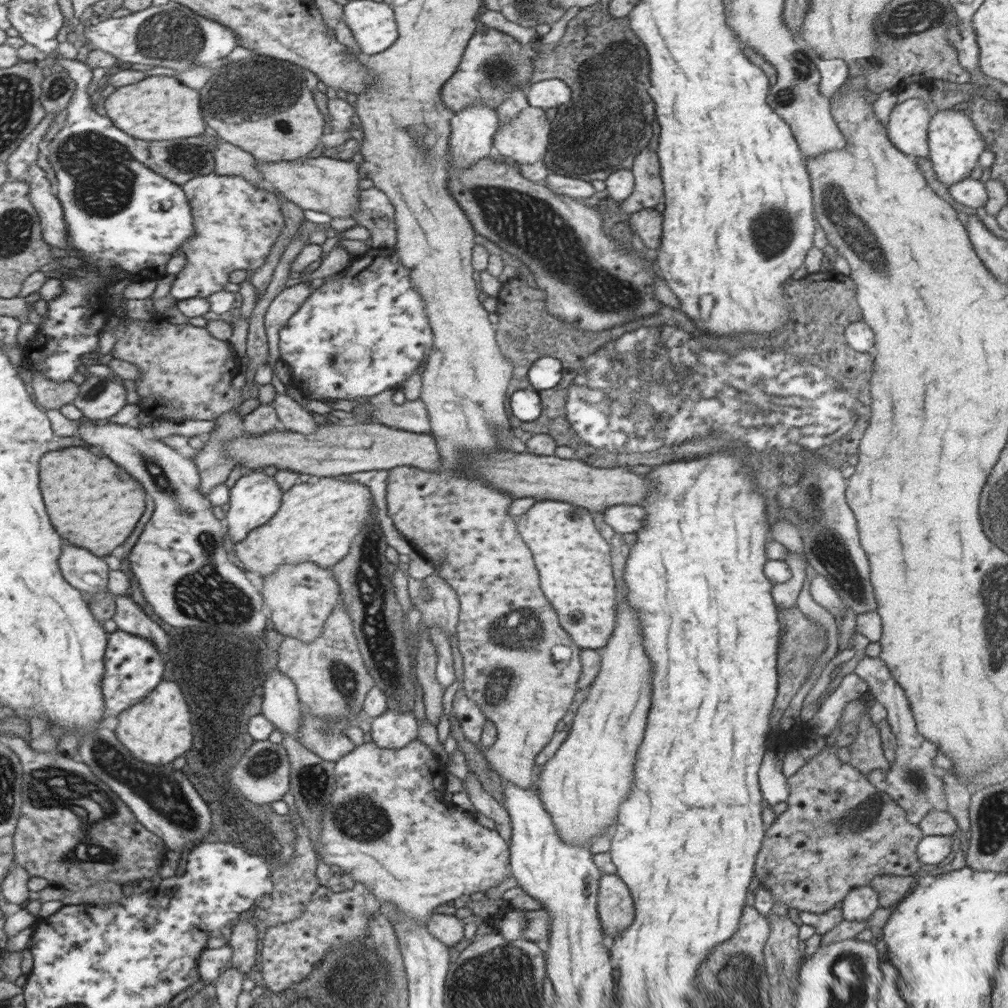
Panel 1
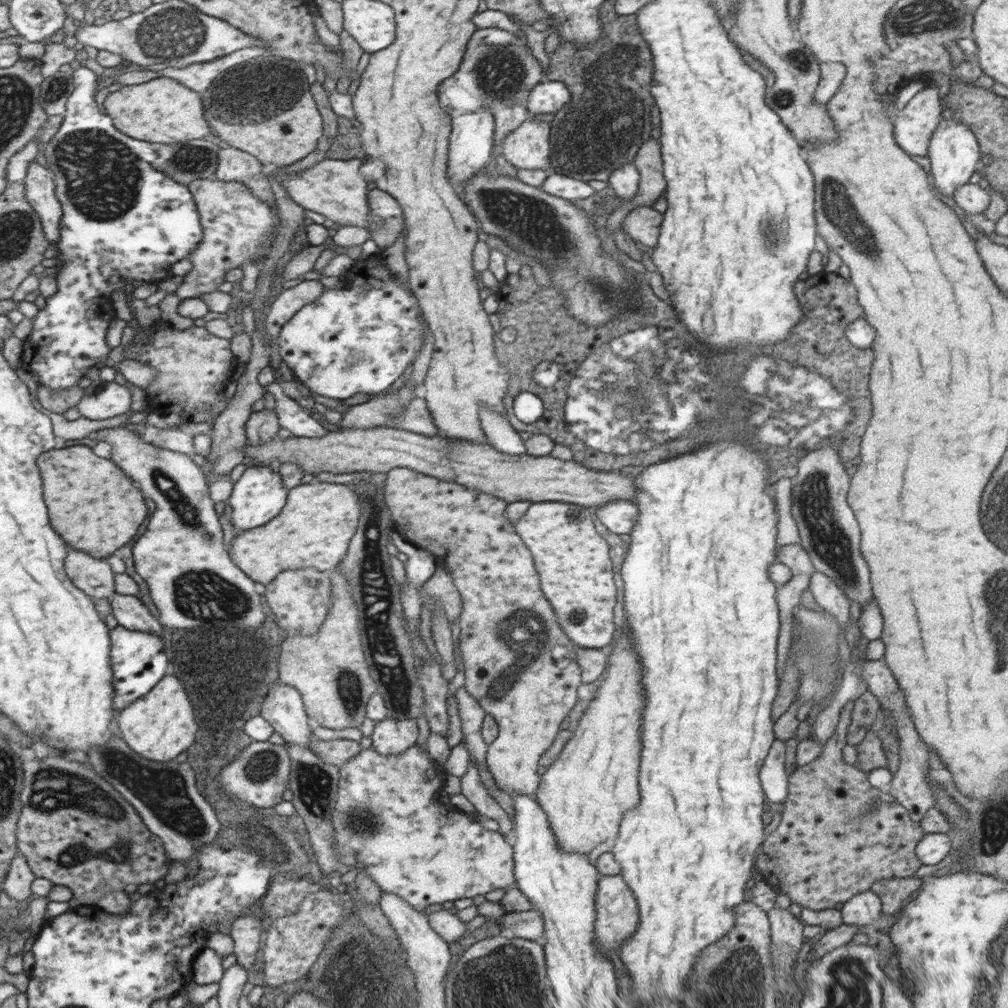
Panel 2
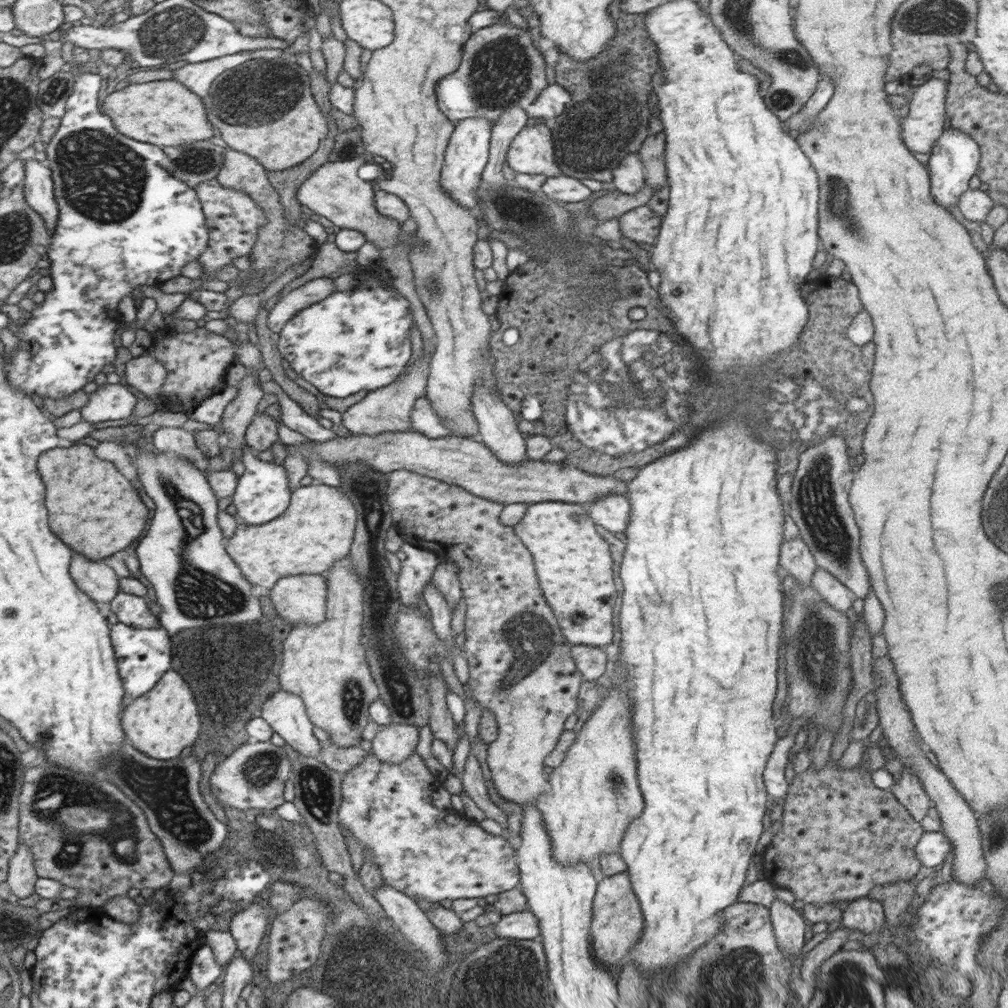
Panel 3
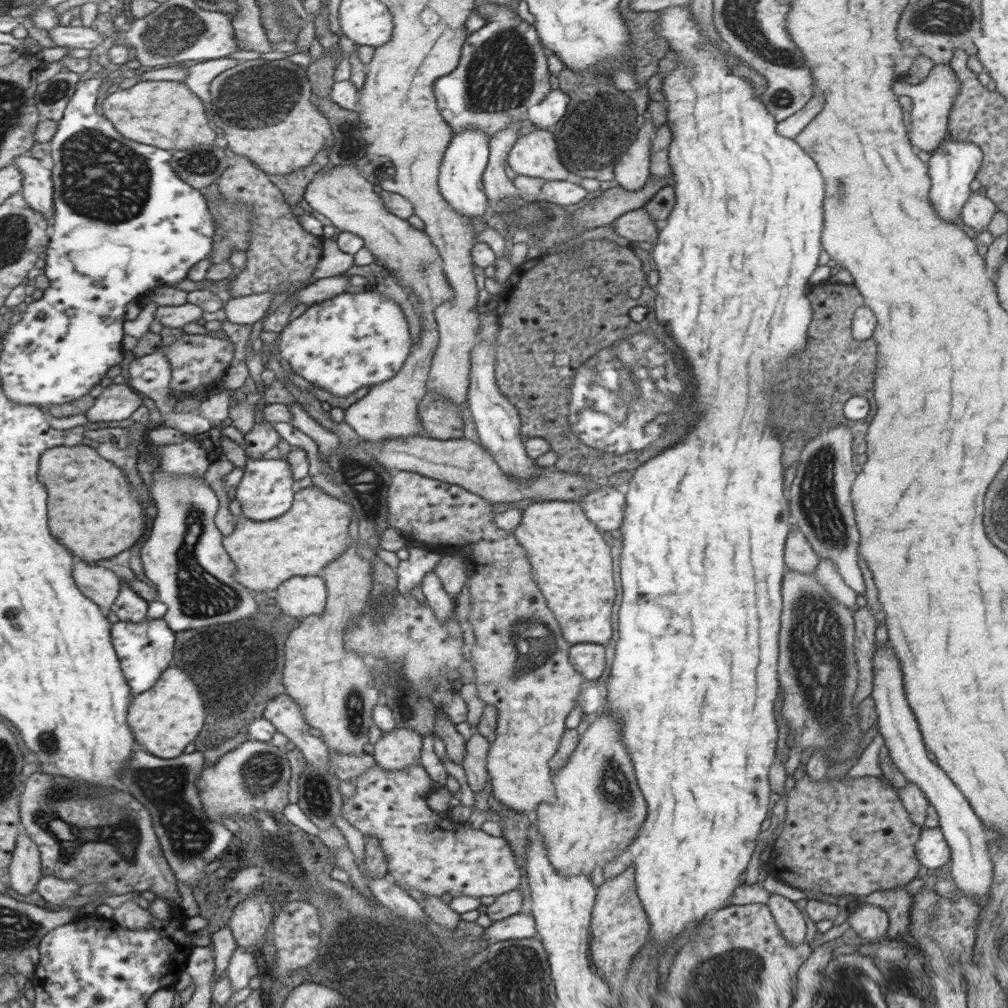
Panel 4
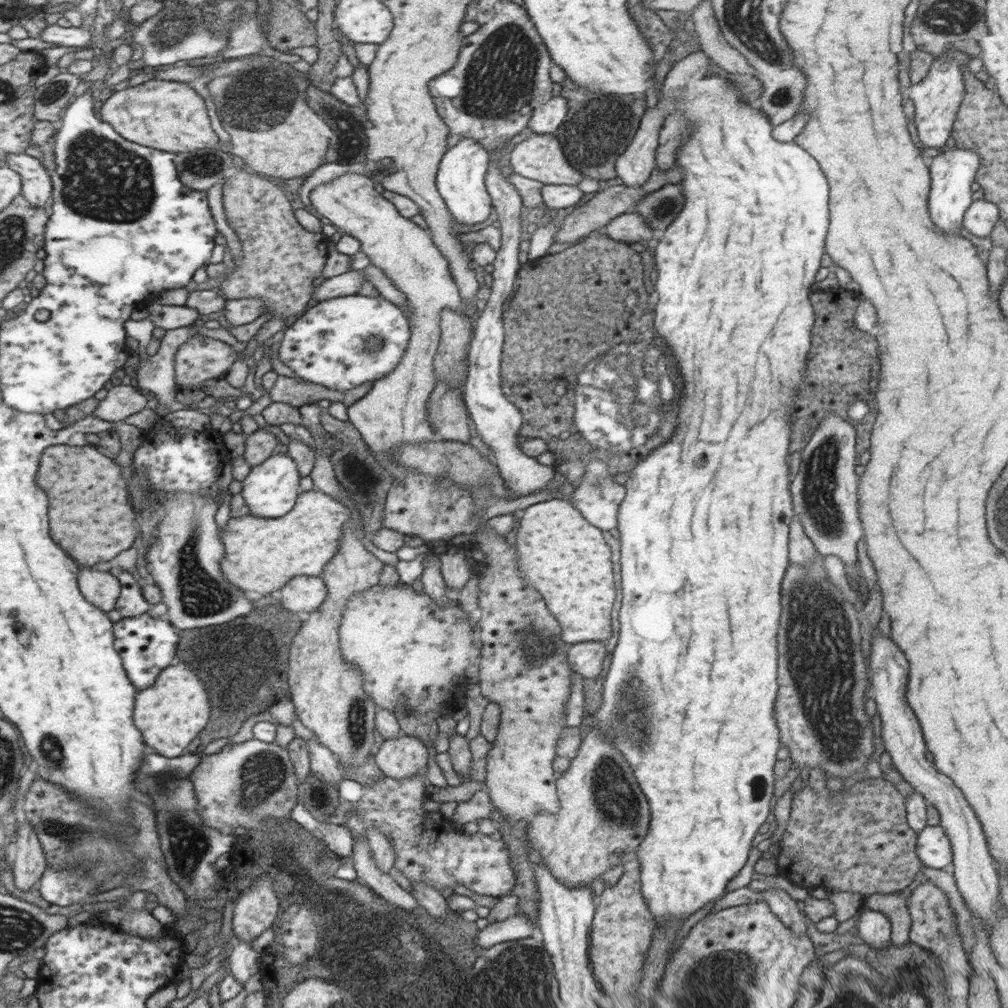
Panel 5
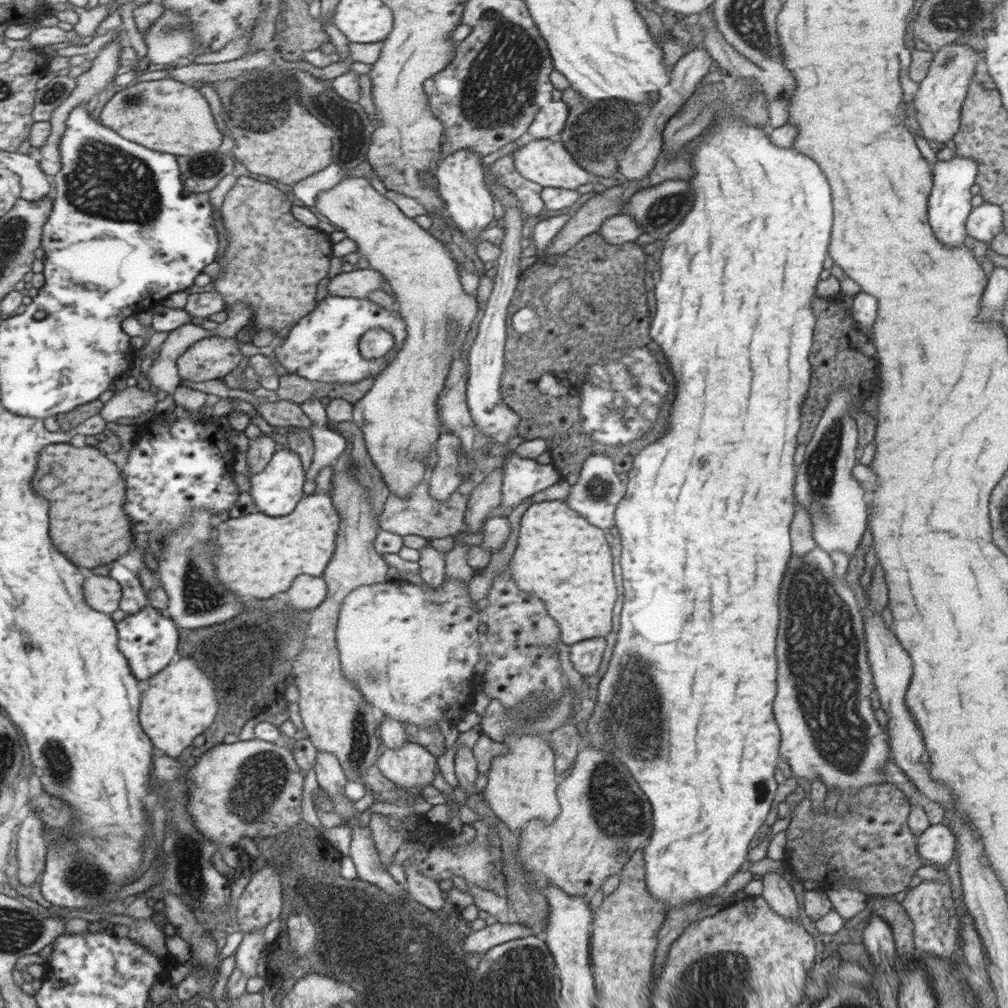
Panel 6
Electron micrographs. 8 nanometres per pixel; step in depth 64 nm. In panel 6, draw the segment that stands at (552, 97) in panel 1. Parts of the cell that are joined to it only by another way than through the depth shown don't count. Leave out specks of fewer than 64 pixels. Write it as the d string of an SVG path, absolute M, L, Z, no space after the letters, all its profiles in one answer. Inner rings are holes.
M551 100L538 111L529 125L529 133L534 139L557 138L569 115L569 108L565 102Z

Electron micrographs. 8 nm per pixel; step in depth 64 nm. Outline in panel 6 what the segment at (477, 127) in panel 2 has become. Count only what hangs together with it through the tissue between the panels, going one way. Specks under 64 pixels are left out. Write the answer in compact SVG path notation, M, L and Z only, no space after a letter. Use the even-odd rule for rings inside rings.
M463 148L441 159L434 170L439 182L437 192L445 203L446 216L454 221L463 236L471 242L475 242L494 220L494 197L490 193L488 167L483 167L481 163L483 157L469 148Z

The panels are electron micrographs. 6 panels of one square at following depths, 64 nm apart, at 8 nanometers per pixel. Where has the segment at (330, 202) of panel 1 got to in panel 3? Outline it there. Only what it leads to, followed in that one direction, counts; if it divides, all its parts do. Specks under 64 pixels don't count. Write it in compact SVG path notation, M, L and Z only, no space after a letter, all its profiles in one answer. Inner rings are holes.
M359 157L344 162L323 164L301 183L297 199L301 205L328 218L336 229L357 230L365 236L368 242L382 248L382 252L387 254L398 244L402 227L395 218L384 216L378 212L373 197L373 184L366 182L358 172L364 163L364 157Z

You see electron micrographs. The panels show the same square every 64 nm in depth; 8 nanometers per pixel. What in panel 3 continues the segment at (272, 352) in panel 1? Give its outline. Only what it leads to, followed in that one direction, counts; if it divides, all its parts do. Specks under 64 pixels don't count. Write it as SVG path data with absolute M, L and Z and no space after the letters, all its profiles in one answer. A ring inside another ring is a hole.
M322 277L311 280L294 290L286 296L270 305L268 318L268 328L274 333L280 333L294 315L304 307L320 302L324 297L336 291L334 280Z

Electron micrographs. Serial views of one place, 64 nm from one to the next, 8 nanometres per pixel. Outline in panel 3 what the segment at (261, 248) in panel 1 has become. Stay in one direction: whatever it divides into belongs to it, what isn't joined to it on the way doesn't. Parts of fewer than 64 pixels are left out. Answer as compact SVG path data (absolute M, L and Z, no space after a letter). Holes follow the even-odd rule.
M216 179L201 182L194 189L199 193L200 202L203 203L203 213L210 227L210 244L197 258L197 261L204 266L204 271L198 279L208 280L212 278L212 274L216 274L222 266L230 264L235 258L246 255L250 257L257 242L259 228L266 219L258 203L244 190L226 187Z

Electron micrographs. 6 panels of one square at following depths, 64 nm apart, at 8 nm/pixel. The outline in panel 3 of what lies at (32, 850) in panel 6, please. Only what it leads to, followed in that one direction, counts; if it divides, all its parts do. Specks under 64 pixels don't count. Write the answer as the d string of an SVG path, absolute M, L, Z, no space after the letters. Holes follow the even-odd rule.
M20 844L19 853L11 860L11 870L7 874L7 881L15 898L28 898L34 894L34 886L38 881L38 874L34 868L35 858L26 844Z

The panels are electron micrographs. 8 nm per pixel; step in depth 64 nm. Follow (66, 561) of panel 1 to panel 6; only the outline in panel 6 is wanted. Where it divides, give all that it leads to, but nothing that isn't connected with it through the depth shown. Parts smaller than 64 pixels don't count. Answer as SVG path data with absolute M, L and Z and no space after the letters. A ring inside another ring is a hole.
M88 574L83 584L86 603L94 610L104 614L112 614L119 610L121 586L109 575Z

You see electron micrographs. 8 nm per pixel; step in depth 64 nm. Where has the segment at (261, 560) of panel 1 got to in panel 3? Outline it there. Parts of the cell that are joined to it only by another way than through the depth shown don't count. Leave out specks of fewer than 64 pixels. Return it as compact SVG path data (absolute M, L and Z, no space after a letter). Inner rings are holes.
M315 482L292 489L288 508L269 523L238 524L234 534L228 539L227 546L247 581L252 582L254 586L270 589L280 578L290 574L324 574L335 562L348 556L353 543L356 521L356 507L341 488Z

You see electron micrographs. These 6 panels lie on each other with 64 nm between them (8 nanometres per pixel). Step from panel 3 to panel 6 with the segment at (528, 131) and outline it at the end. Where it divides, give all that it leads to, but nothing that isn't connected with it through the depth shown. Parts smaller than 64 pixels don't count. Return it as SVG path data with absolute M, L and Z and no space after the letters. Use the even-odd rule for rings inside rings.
M557 138L533 139L525 143L524 146L515 151L514 164L516 165L516 170L526 180L537 182L543 188L569 188L570 190L577 190L580 186L584 186L584 184L588 184L588 181L593 180L592 174L585 171L576 162L576 159L572 158L572 155Z

